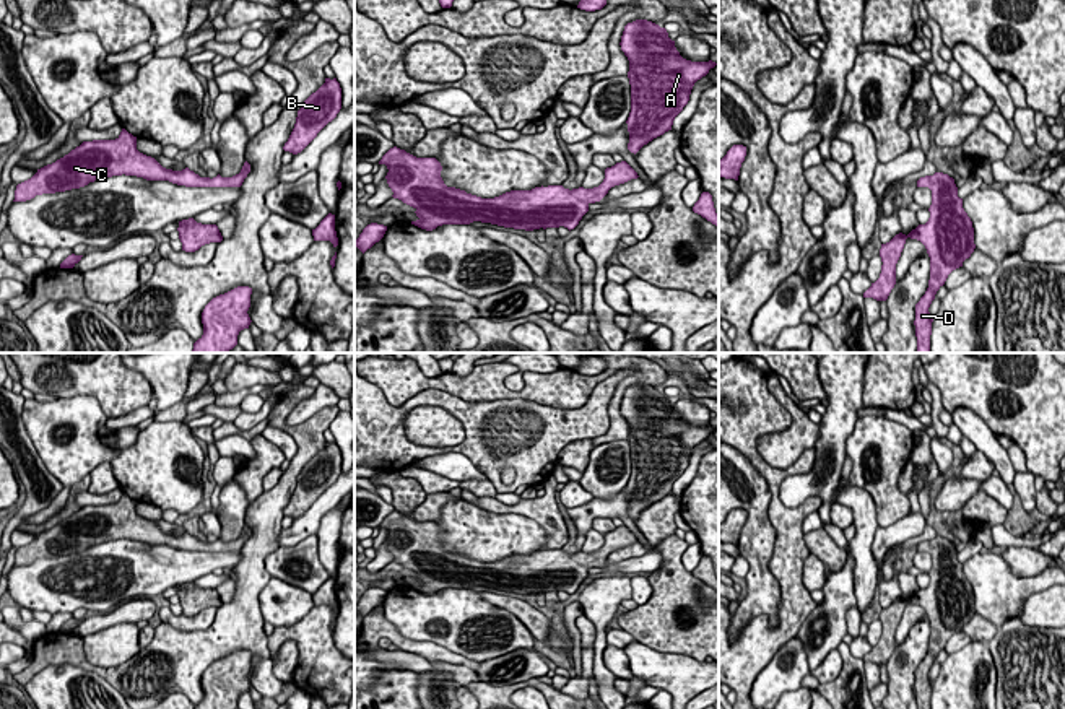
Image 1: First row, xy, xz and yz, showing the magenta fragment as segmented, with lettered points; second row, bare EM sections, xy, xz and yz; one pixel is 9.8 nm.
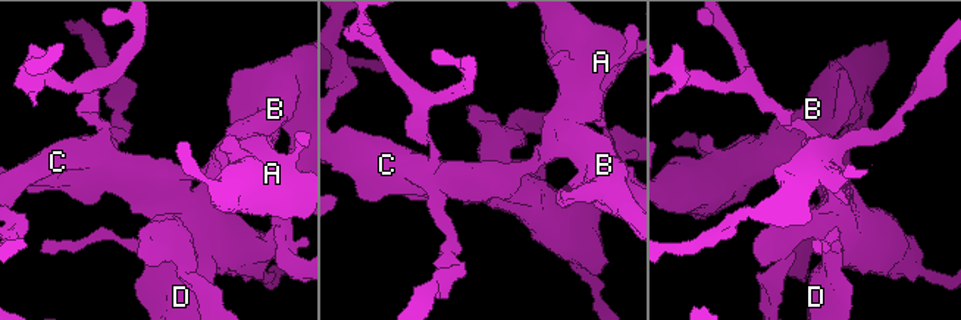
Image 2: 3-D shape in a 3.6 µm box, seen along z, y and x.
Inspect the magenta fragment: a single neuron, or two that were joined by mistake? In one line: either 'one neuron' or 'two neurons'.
one neuron

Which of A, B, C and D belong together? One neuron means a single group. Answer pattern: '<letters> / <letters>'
A B C D

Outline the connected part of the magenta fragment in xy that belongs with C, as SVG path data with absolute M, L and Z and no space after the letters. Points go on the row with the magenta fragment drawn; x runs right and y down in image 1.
M122 128L115 140L83 141L63 158L47 164L16 185L13 202L26 202L42 194L80 189L89 182L112 176L137 176L146 181L169 181L185 187L241 187L250 164L246 161L241 172L233 177L200 177L189 167L172 171L163 167L154 158L137 150L137 137Z

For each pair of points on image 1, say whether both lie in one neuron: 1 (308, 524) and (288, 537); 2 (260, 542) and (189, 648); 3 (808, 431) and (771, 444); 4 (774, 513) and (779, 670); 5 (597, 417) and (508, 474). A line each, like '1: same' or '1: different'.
1: same
2: same
3: same
4: different
5: different

